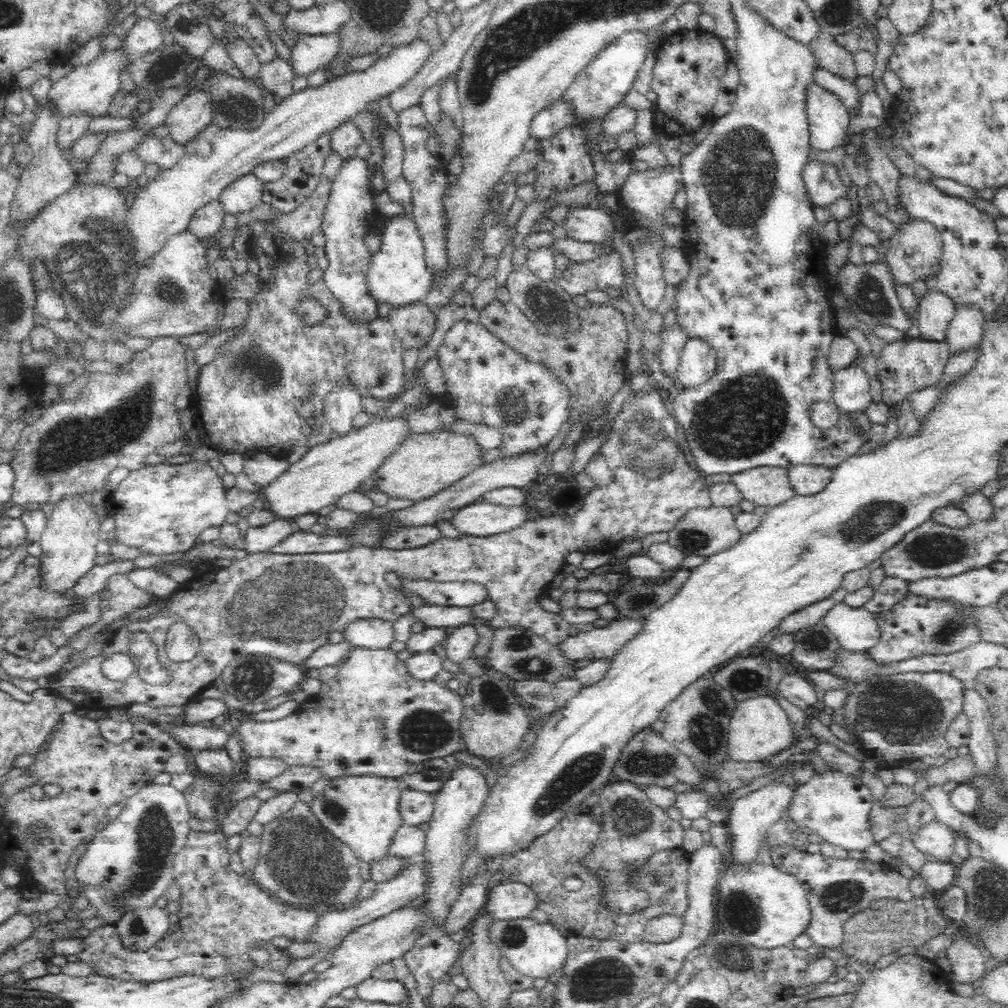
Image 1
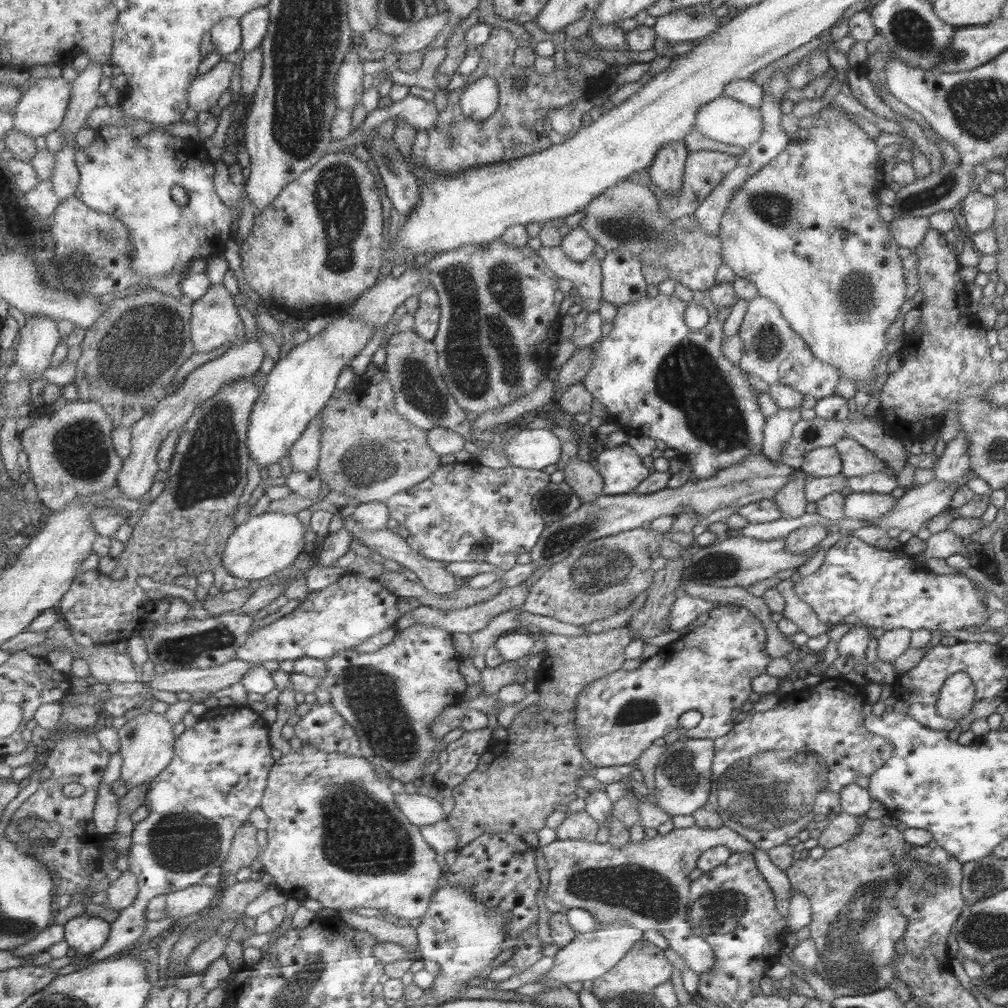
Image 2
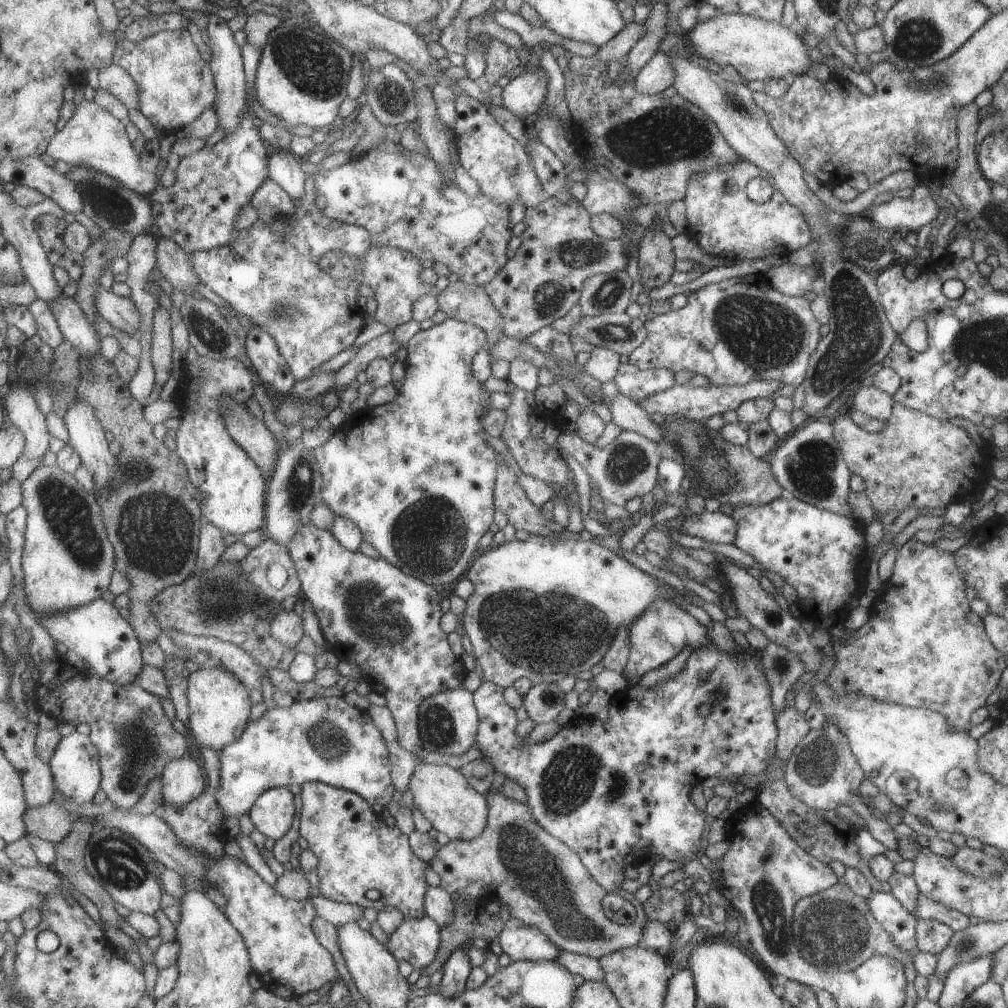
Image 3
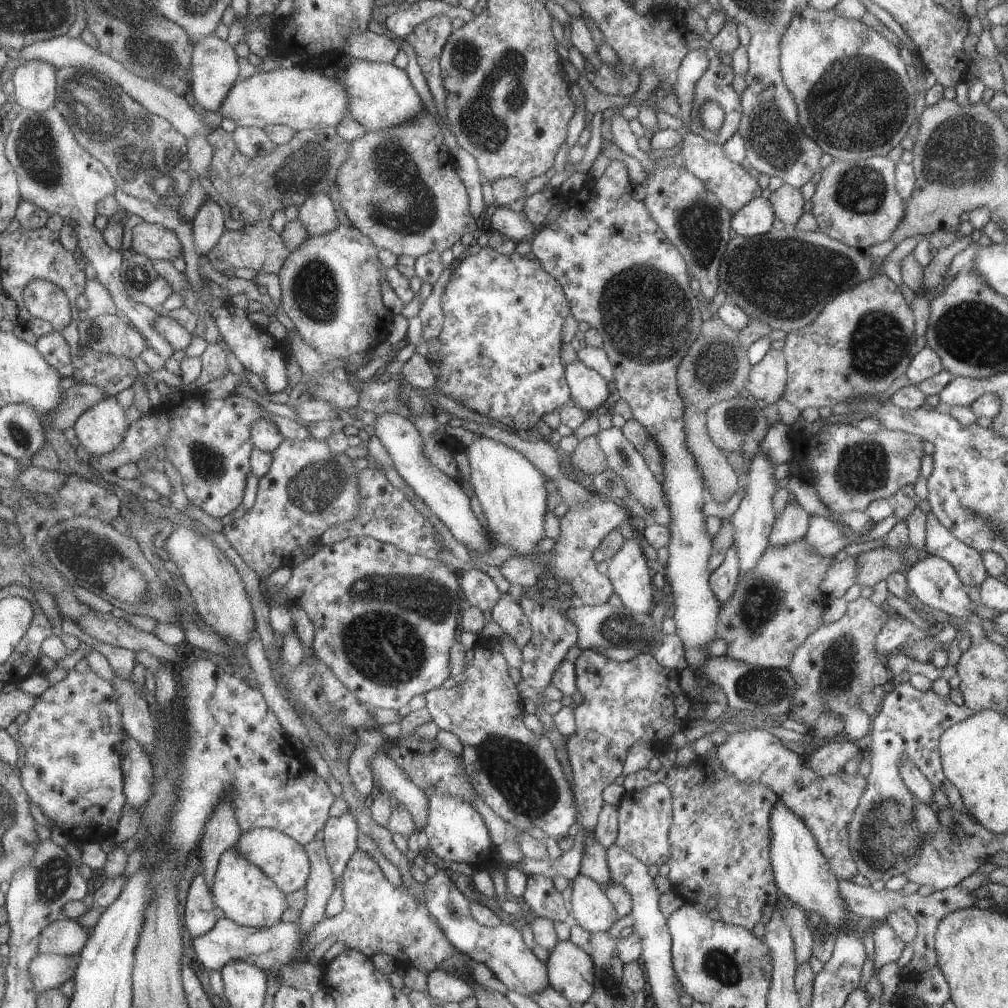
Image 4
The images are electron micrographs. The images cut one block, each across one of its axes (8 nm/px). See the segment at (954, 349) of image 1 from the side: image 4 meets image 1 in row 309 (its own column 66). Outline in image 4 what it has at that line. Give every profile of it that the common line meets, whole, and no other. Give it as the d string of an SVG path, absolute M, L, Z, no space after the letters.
M40 953L29 966L29 975L34 980L36 992L41 994L61 986L76 976L79 956L49 955Z

